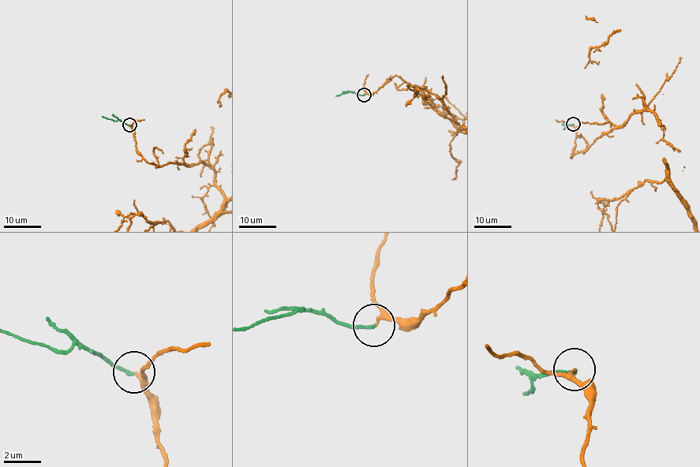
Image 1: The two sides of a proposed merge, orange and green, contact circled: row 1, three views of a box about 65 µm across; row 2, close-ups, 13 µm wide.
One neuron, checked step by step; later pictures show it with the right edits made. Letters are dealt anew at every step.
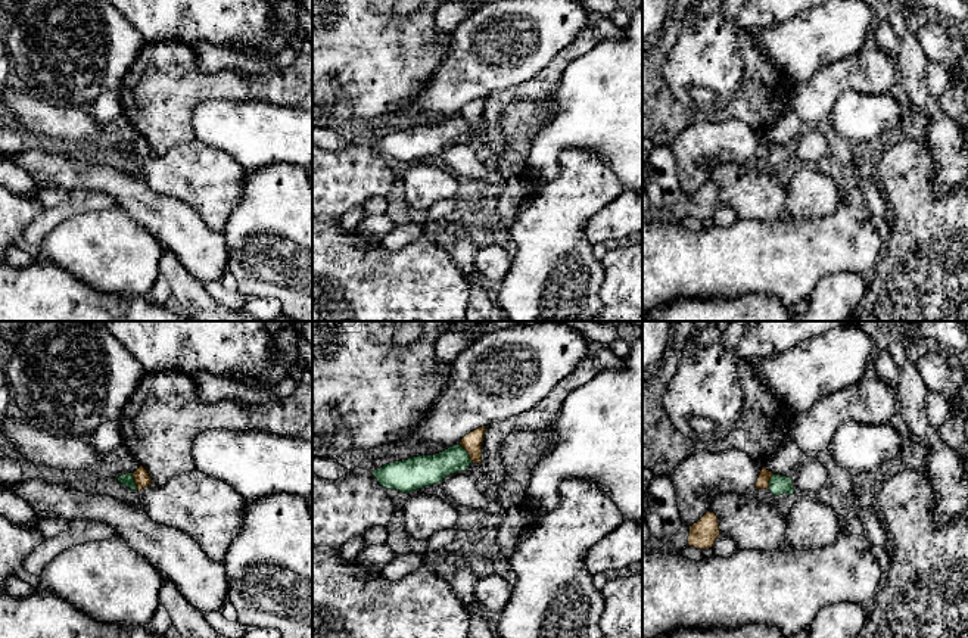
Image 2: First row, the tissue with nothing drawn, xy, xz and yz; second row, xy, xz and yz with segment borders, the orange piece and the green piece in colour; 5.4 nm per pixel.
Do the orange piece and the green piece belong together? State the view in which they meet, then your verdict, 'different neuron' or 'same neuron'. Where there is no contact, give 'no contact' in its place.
meets orange in xz; different neuron

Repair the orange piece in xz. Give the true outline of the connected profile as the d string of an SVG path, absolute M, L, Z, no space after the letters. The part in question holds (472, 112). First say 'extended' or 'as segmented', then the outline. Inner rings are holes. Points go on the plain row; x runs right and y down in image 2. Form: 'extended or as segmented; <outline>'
as segmented; M482 96L466 105L460 115L469 122L471 133L482 133L482 112L486 96Z

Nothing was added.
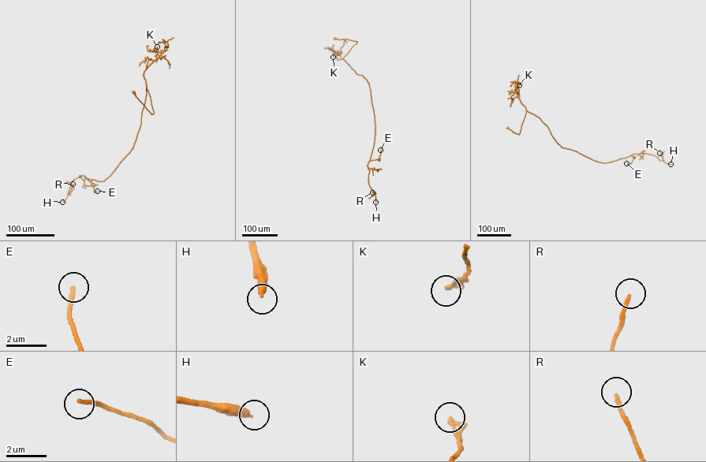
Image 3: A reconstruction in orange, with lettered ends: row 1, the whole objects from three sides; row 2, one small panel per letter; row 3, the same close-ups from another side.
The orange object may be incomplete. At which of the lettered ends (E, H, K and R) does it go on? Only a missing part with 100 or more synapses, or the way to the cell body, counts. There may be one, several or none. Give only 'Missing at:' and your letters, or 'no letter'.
Missing at: H

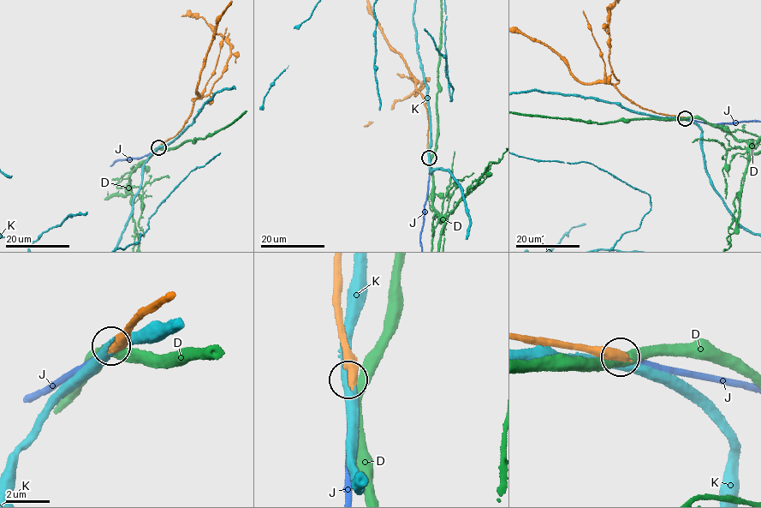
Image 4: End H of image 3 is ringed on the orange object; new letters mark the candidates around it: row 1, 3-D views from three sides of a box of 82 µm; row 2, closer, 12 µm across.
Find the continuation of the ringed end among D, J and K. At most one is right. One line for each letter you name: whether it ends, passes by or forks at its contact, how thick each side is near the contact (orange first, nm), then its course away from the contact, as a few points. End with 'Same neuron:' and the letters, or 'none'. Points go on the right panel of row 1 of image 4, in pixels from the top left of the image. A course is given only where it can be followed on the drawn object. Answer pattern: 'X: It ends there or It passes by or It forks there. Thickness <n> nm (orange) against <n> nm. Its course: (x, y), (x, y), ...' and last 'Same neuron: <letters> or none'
J: It ends there. Thickness 550 nm (orange) against 320 nm
Same neuron: J

